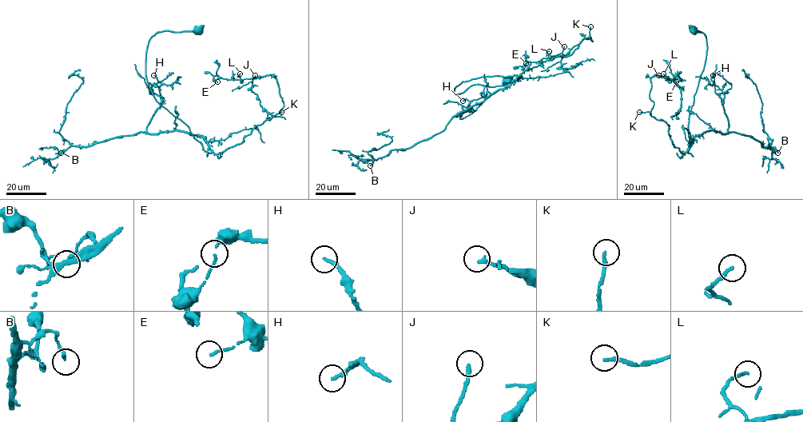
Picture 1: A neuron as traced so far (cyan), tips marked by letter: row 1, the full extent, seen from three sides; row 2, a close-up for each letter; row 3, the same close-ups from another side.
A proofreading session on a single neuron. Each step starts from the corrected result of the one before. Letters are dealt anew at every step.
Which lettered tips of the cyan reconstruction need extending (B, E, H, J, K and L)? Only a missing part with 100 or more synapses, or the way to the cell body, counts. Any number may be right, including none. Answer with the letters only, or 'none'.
K

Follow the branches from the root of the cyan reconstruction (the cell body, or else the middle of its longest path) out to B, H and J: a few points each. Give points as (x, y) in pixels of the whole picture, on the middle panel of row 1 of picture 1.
B: (506, 81), (455, 94), (462, 81), (520, 75), (456, 113), (440, 132), (370, 165)
H: (506, 81), (455, 94), (462, 81), (520, 75), (456, 116), (470, 111), (463, 101)
J: (506, 81), (455, 93), (462, 81), (520, 75), (592, 41), (566, 54), (564, 46)

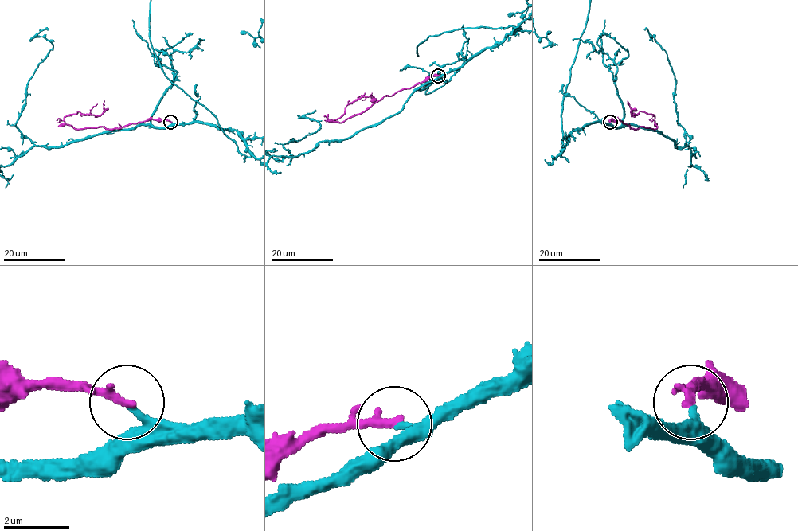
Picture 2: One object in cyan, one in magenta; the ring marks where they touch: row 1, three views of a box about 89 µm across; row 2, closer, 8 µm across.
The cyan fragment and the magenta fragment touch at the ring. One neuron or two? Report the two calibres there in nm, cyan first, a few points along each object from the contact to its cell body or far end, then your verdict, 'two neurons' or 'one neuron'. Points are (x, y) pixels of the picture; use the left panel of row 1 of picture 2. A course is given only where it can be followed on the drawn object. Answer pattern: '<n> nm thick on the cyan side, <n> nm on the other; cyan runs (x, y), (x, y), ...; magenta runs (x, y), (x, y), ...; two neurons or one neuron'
280 nm thick on the cyan side, 280 nm on the other; cyan runs (171, 122), (234, 129), (252, 155), (172, 82), (150, 37); magenta runs (170, 121), (147, 119), (106, 129), (66, 124), (66, 115), (79, 111), (99, 115), (104, 100); one neuron

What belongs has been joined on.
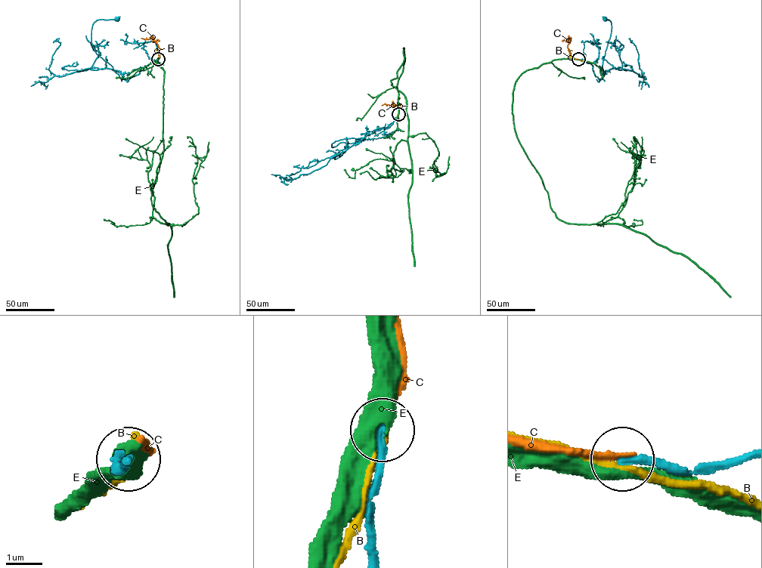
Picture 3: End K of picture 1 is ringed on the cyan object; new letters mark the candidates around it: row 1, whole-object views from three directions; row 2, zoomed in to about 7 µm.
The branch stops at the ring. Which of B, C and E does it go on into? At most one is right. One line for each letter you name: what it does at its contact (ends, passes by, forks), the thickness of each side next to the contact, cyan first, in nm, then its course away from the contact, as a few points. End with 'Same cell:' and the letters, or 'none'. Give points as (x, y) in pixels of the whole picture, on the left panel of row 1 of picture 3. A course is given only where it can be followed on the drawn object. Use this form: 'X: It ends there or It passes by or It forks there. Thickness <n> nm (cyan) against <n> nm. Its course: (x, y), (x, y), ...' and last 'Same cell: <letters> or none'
C: It ends there. Thickness 220 nm (cyan) against 180 nm. Its course: (158, 59), (159, 48), (154, 39), (141, 38)
Same cell: C

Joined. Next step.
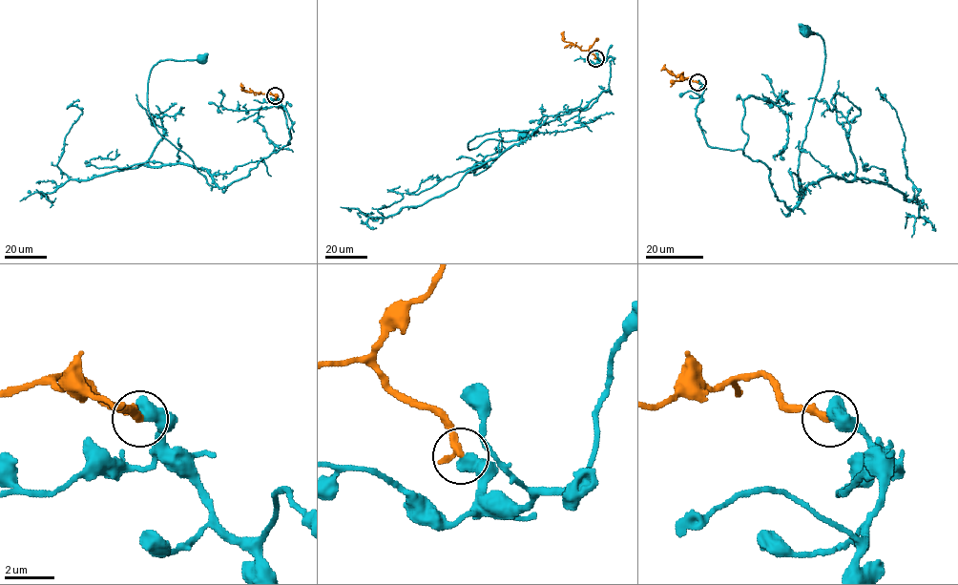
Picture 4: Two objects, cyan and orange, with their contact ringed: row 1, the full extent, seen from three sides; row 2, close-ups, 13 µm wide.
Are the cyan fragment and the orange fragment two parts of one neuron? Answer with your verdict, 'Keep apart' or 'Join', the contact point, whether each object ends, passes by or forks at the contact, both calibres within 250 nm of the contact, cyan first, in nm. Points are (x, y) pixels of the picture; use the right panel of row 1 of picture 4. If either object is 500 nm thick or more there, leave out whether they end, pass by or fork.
Join. Place: (697, 82). Thickness 650 nm (cyan) against 360 nm

